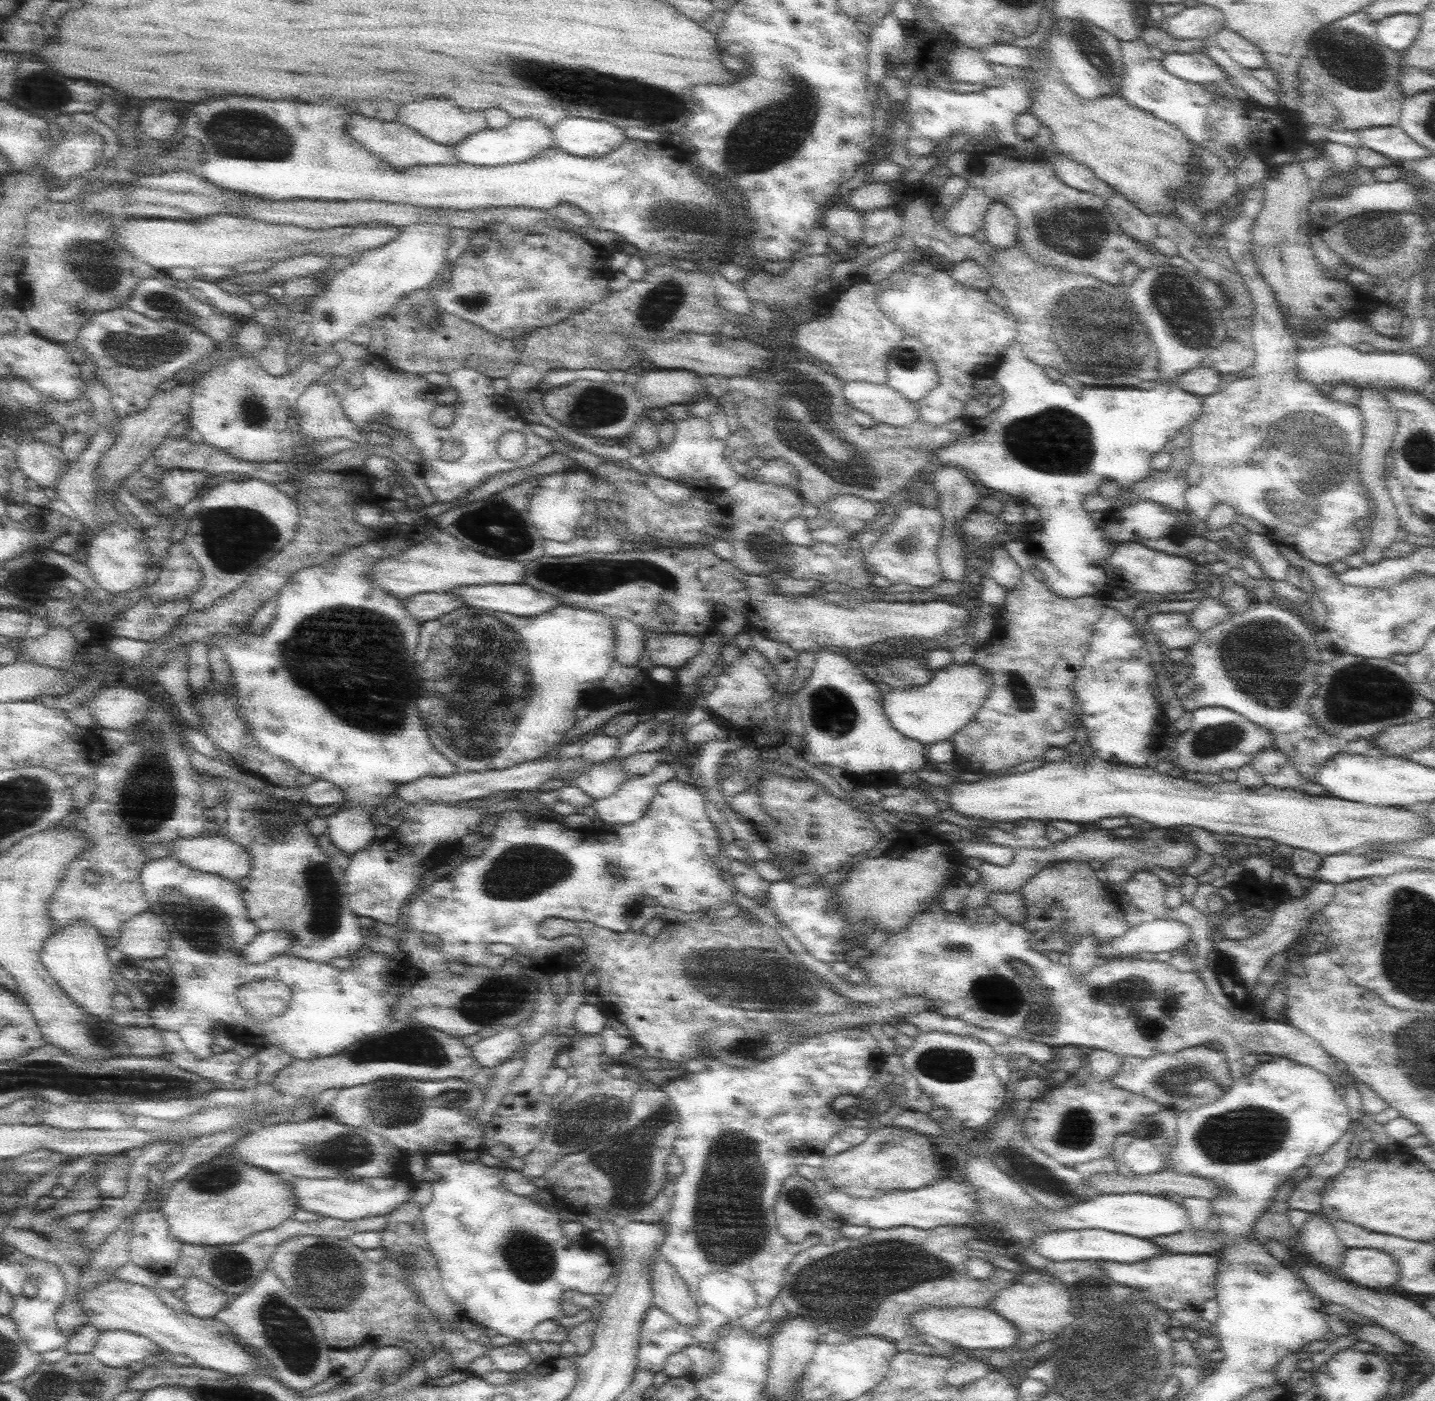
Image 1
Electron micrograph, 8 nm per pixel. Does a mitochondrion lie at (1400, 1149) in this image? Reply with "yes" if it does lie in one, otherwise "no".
no

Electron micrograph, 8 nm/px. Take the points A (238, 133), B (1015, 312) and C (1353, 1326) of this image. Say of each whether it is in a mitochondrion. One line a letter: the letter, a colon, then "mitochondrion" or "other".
A: mitochondrion
B: other
C: other

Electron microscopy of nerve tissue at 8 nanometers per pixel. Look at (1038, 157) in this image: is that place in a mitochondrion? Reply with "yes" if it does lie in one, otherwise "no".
no

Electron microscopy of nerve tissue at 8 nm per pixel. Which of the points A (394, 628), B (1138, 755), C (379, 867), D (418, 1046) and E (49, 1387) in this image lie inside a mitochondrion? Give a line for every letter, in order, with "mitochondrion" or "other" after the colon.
A: mitochondrion
B: other
C: other
D: mitochondrion
E: mitochondrion

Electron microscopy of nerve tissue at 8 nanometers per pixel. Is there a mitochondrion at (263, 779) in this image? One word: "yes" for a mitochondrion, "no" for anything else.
no

